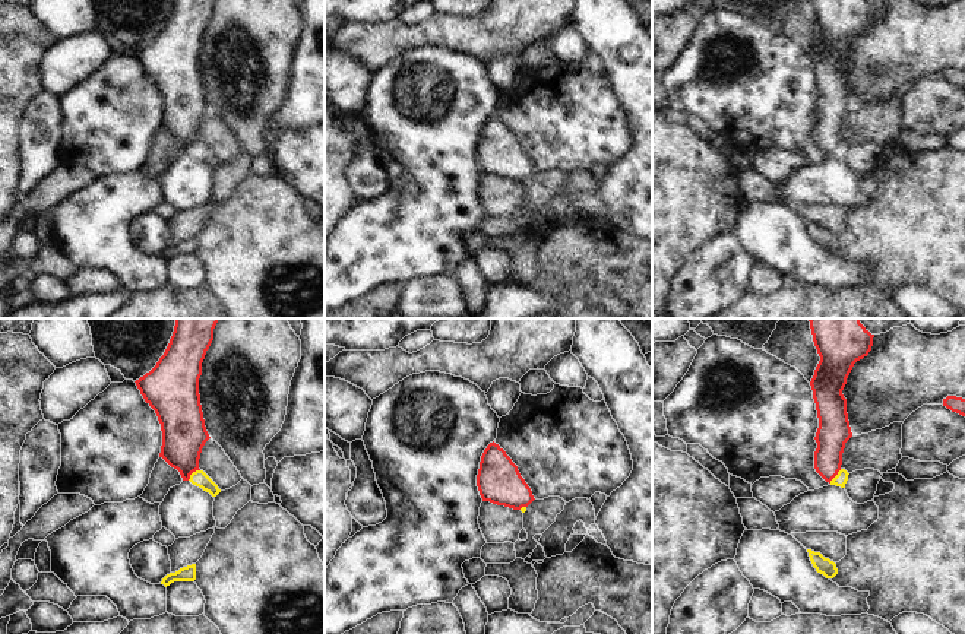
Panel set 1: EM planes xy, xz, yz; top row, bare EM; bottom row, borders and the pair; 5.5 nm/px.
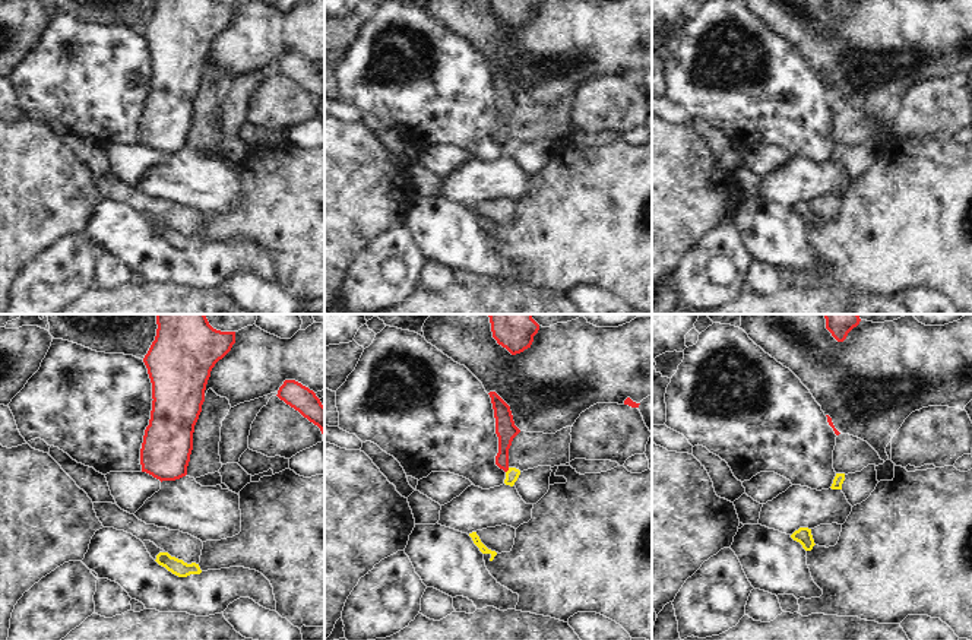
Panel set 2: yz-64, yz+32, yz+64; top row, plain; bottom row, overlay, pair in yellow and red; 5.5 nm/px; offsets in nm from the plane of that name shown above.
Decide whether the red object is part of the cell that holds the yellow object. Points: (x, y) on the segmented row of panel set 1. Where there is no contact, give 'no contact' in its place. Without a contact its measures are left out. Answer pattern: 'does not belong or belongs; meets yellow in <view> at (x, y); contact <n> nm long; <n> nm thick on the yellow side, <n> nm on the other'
does not belong; meets yellow in xy at (192, 474); contact 90 nm long; 90 nm thick on the yellow side, 240 nm on the other

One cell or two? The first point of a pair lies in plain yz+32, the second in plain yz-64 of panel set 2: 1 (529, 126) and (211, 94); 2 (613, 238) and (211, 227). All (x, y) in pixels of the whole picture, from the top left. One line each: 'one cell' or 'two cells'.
1: two cells
2: one cell

